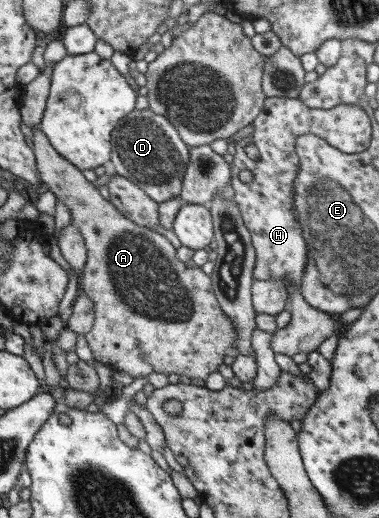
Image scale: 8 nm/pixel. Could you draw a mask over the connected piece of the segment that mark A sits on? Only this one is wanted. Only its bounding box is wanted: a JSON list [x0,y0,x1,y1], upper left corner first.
[31,126,237,384]

